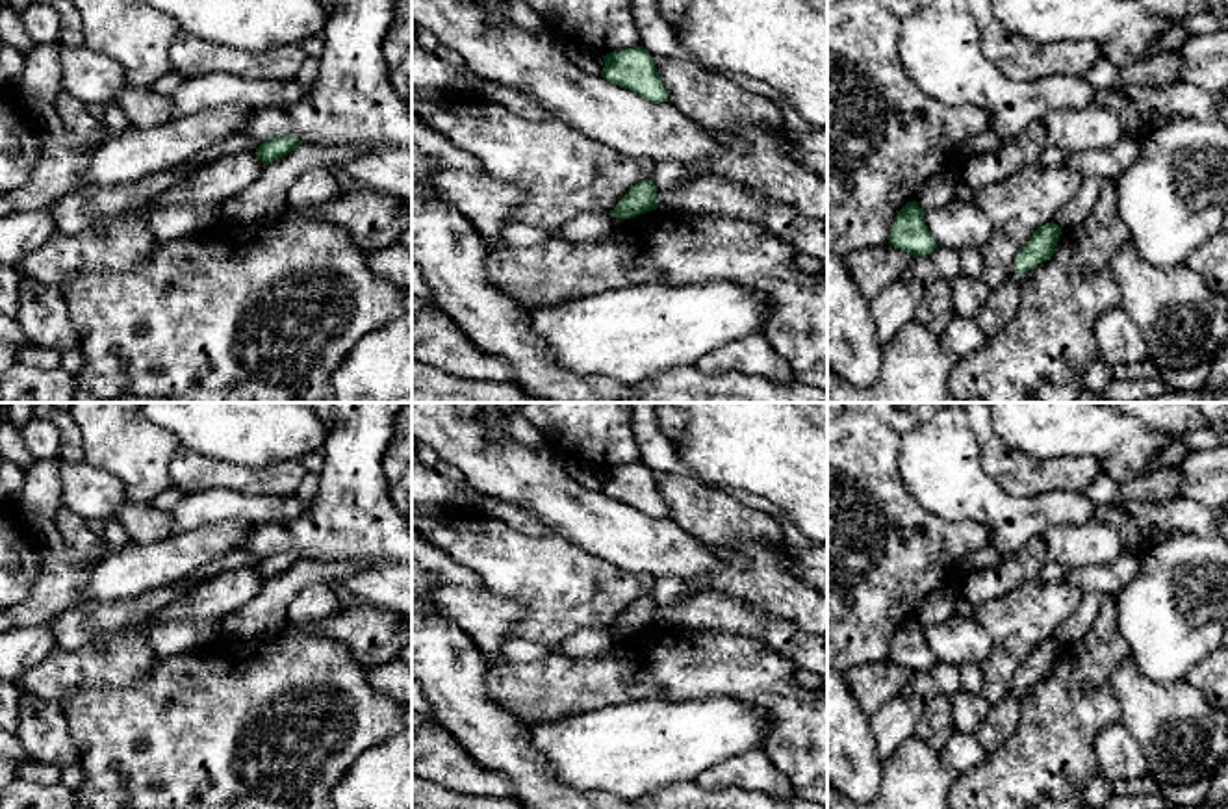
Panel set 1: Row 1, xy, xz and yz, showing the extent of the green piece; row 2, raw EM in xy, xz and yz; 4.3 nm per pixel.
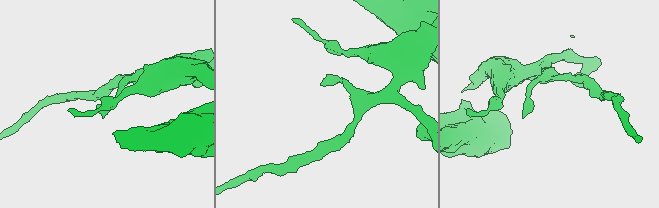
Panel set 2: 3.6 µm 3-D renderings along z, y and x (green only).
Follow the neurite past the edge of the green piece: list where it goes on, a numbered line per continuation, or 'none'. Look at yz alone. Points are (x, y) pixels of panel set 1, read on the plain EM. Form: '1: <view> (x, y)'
none

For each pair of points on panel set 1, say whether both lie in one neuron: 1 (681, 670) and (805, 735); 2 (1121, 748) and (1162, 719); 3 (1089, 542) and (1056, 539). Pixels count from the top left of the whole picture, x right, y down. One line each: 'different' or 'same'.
1: same
2: different
3: same

